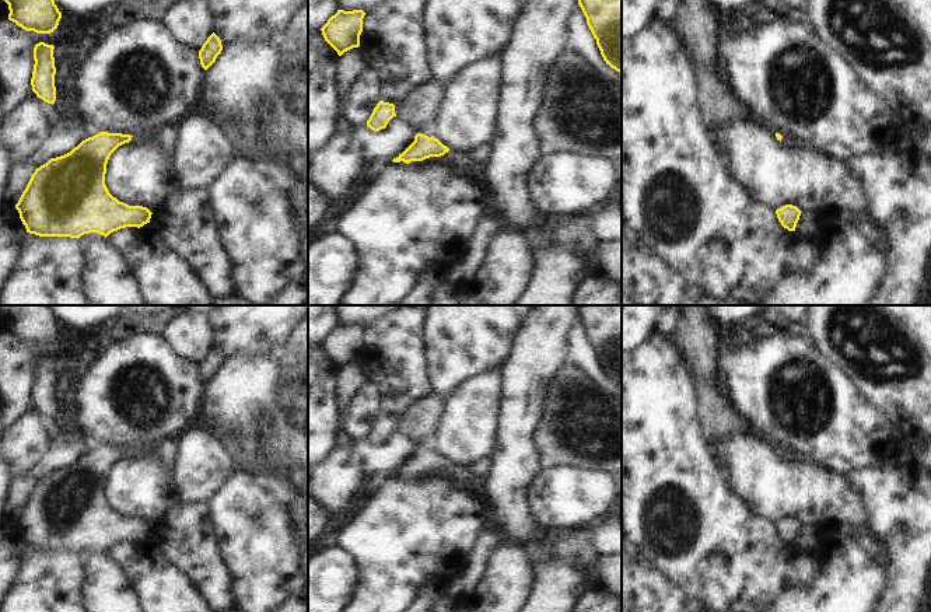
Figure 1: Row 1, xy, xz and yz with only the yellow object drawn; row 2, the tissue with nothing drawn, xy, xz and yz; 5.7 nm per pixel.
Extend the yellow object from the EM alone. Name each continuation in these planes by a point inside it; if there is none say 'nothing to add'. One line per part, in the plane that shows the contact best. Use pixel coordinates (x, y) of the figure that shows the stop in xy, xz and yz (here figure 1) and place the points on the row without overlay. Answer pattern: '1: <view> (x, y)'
1: xz (459, 476)

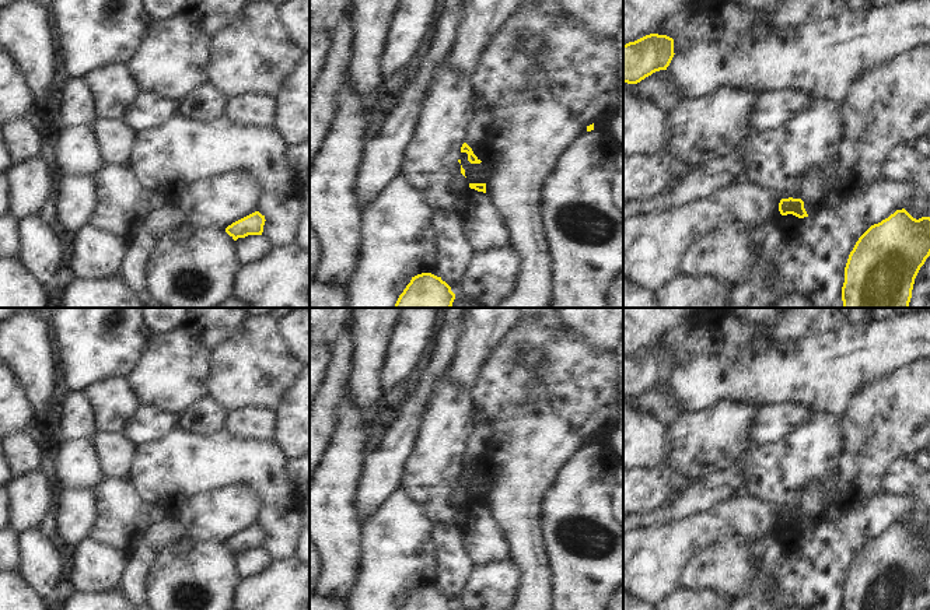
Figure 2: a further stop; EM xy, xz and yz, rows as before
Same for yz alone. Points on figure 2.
nothing to add

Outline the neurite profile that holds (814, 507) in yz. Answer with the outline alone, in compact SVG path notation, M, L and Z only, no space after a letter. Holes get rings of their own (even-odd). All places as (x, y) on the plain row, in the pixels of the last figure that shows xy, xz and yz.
M835 477L810 490L793 512L801 512L808 529L821 523L829 523L829 491Z

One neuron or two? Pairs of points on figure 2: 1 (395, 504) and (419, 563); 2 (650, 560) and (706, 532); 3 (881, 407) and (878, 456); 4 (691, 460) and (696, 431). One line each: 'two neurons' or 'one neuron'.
1: one neuron
2: one neuron
3: one neuron
4: one neuron

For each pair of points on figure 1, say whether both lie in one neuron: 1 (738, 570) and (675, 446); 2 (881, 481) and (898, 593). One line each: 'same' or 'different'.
1: same
2: same

